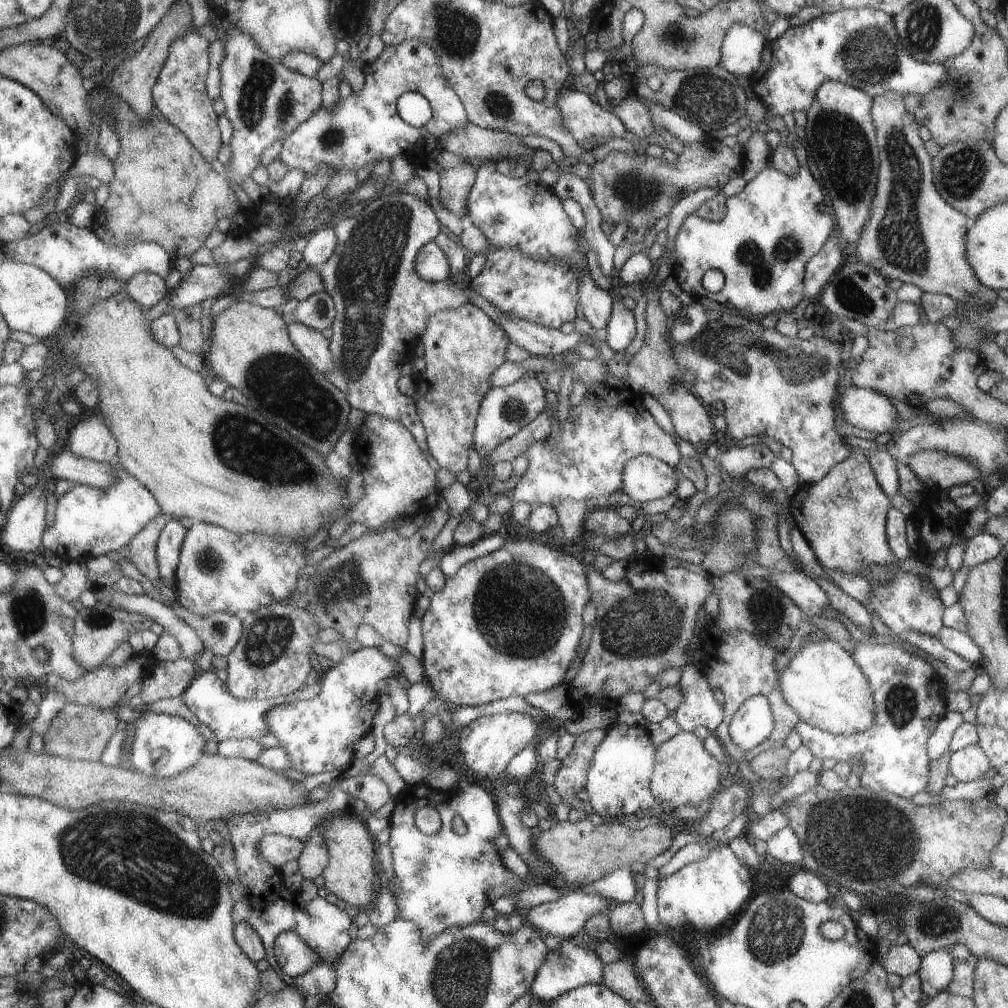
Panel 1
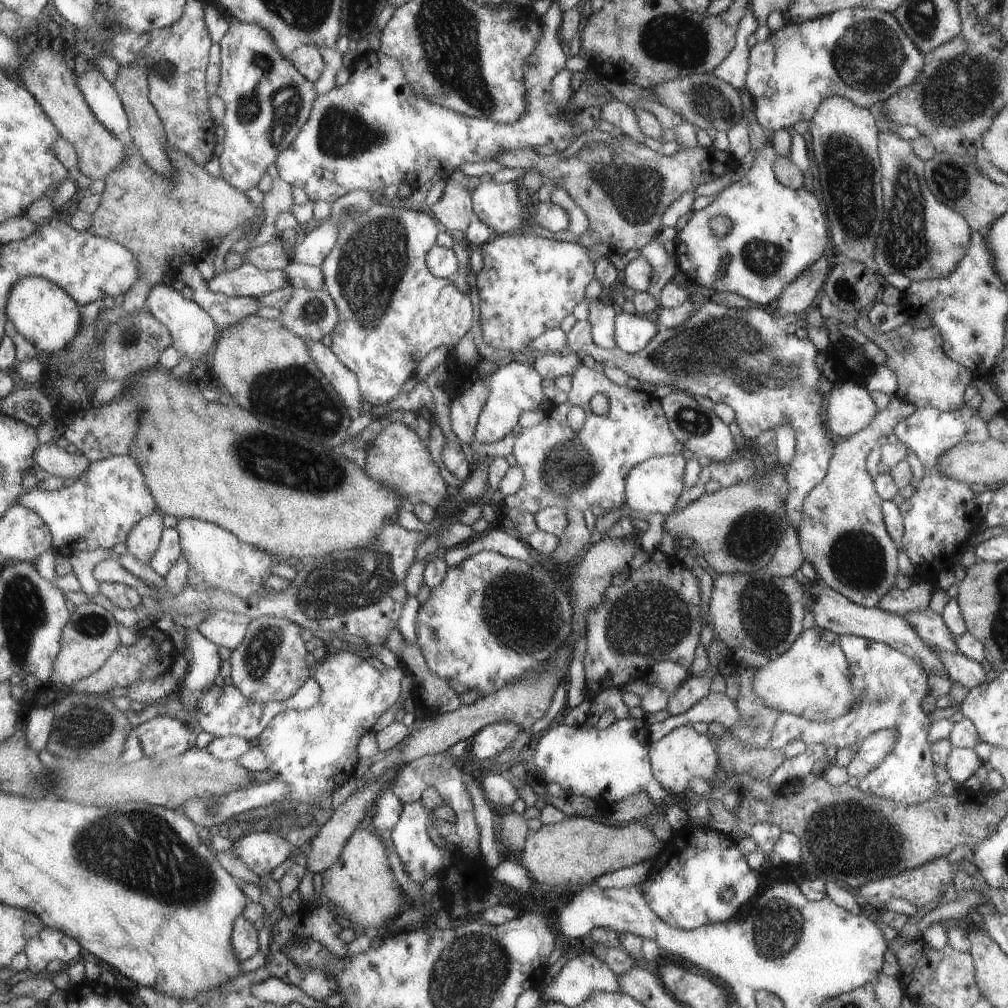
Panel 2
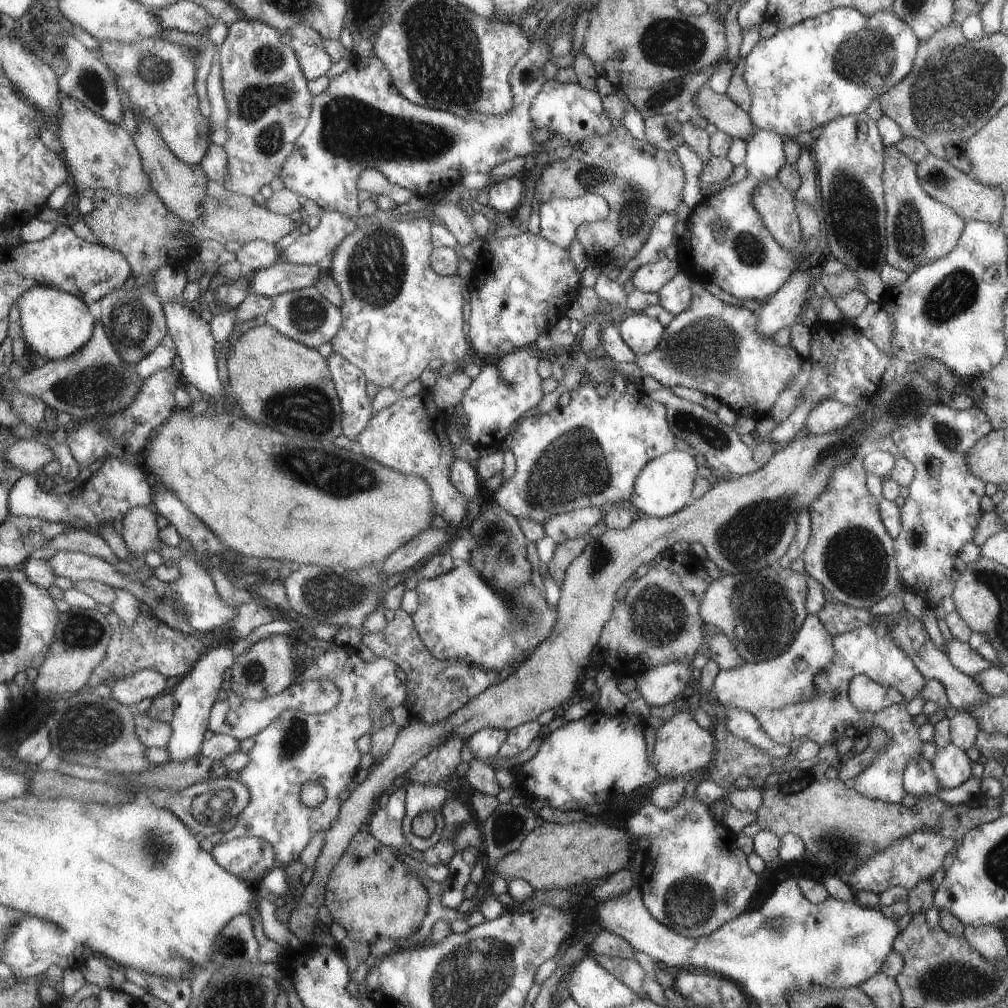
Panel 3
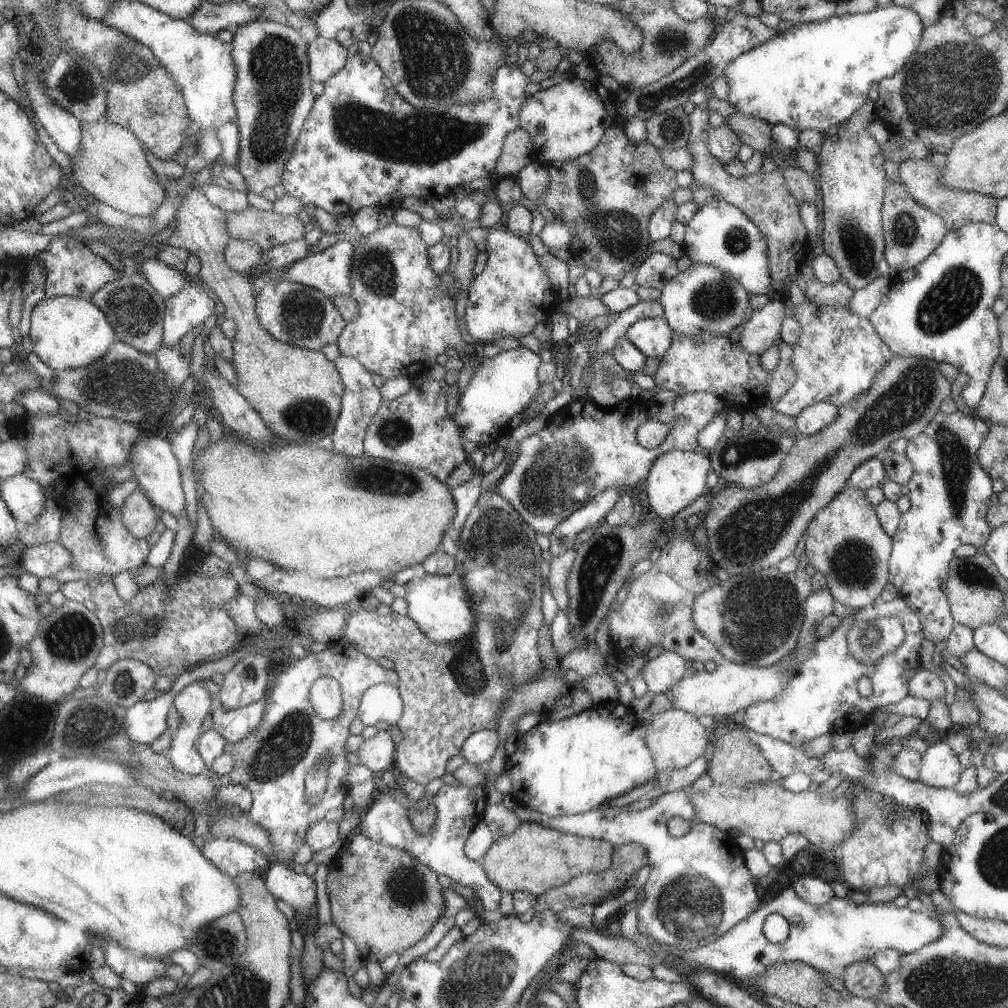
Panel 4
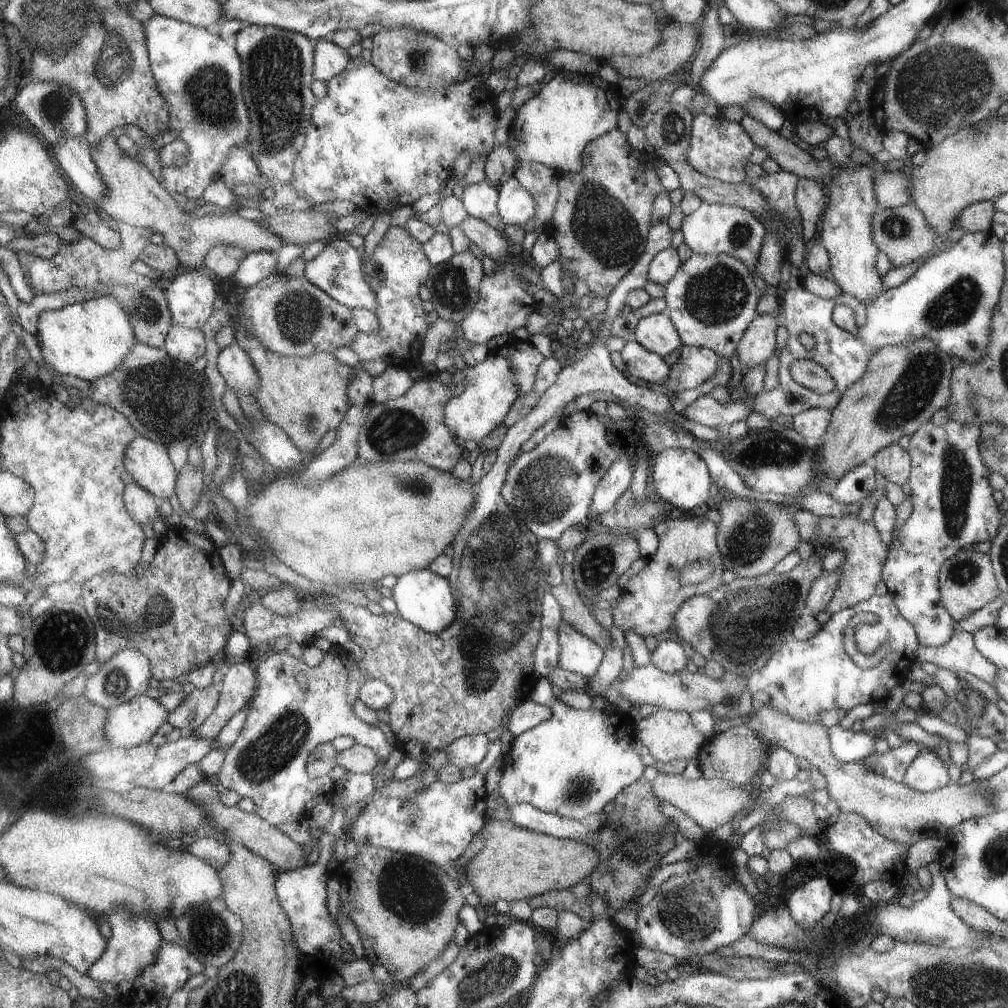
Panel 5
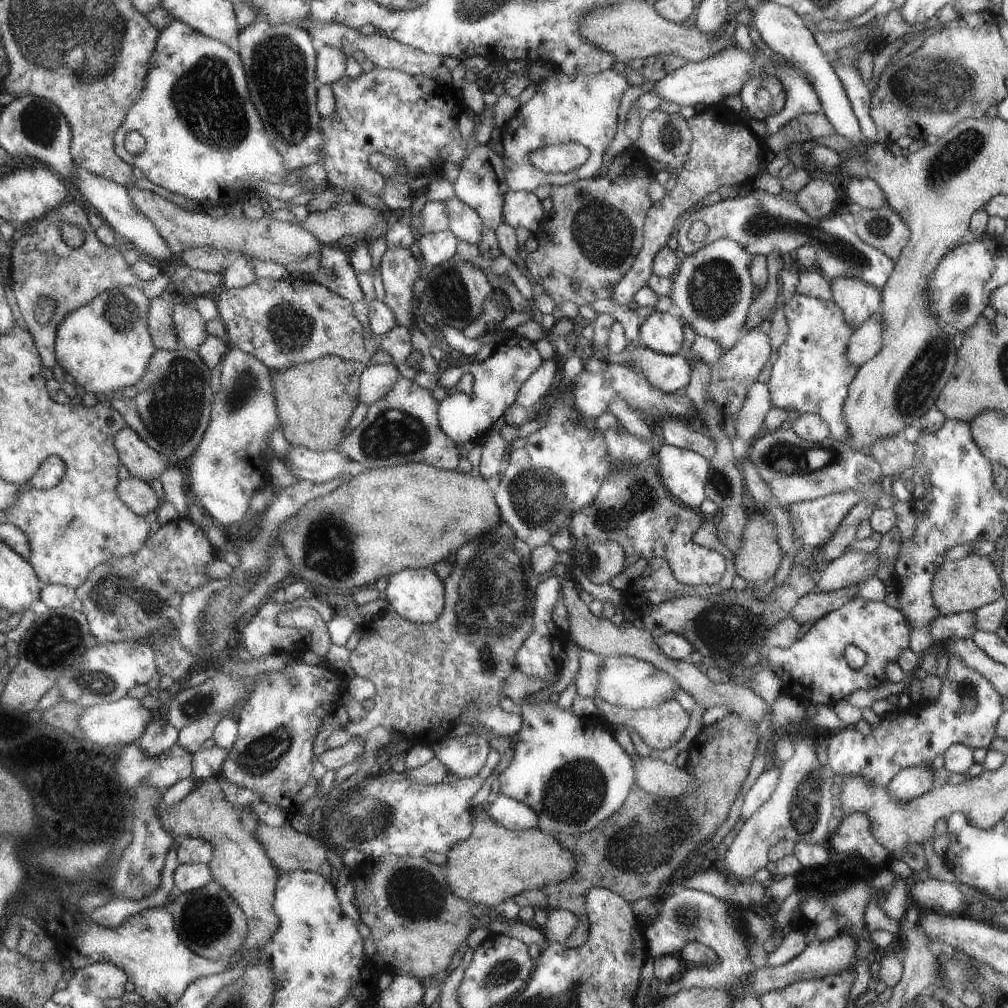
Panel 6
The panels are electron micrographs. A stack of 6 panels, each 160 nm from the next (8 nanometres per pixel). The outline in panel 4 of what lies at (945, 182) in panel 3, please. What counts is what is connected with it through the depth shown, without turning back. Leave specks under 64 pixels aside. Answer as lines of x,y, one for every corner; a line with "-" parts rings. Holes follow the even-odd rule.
929,157
901,161
898,163
897,178
900,180
900,185
903,185
907,191
908,197
928,208
933,214
940,216
949,231
957,230
968,222
994,224
998,200
989,195
953,190
943,186
939,182
939,168
929,161

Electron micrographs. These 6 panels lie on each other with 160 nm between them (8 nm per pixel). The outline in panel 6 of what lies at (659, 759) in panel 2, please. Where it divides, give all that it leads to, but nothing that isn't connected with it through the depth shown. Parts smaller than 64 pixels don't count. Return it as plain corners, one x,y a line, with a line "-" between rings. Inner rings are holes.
669,699
660,704
659,707
628,709
606,703
605,701
595,700
598,714
610,725
621,725
625,728
635,731
641,740
653,748
653,750
663,750
675,745
675,743
683,736
685,728
687,728
688,713
679,705
675,699

